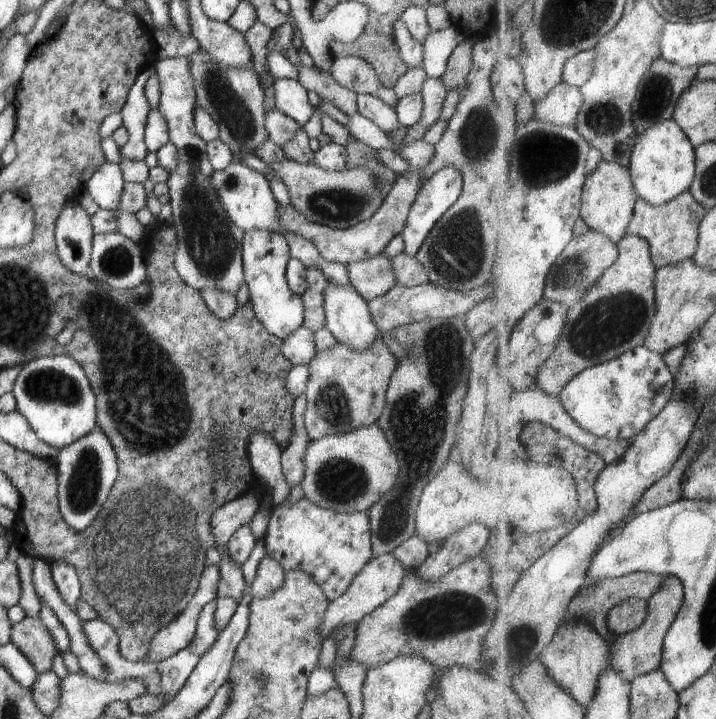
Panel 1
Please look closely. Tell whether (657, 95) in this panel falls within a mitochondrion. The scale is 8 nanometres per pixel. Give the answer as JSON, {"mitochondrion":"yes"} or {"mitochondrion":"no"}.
{"mitochondrion":"yes"}

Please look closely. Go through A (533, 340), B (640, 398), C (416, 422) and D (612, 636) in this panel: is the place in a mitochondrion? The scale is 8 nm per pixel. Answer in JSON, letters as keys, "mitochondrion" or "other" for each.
{"A":"other","B":"other","C":"mitochondrion","D":"other"}

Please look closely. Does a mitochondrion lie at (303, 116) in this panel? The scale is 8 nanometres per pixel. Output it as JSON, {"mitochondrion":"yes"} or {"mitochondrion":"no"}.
{"mitochondrion":"no"}

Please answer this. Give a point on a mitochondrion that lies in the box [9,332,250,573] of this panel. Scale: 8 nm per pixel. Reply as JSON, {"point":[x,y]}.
{"point":[83,491]}

